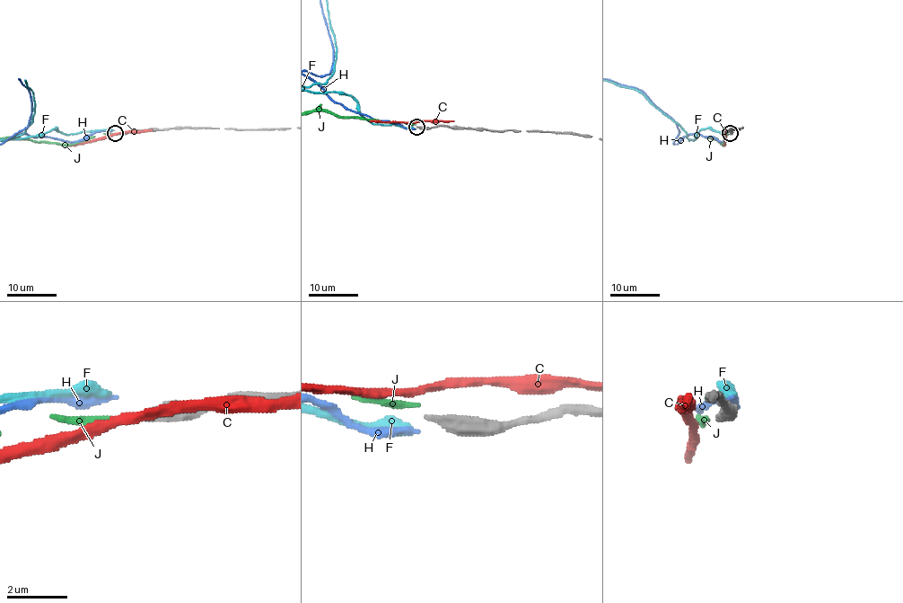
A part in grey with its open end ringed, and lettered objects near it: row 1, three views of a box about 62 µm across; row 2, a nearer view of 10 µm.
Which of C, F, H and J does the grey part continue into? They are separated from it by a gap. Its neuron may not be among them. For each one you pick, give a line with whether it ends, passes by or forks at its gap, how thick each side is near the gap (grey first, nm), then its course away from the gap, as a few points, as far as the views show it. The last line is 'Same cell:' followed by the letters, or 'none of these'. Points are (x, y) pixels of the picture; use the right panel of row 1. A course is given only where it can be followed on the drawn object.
J: it ends; calibres 240 and 180 nm
Same cell: J

